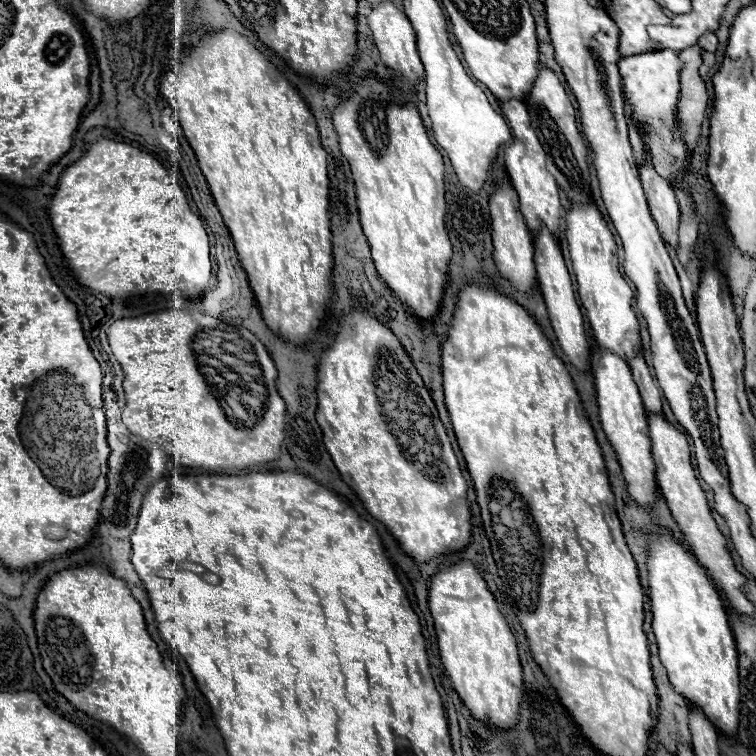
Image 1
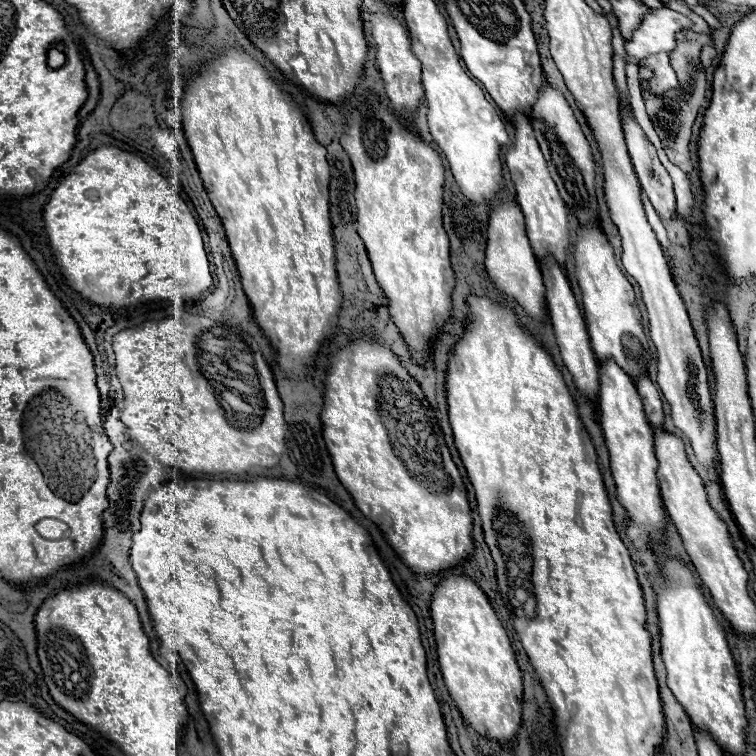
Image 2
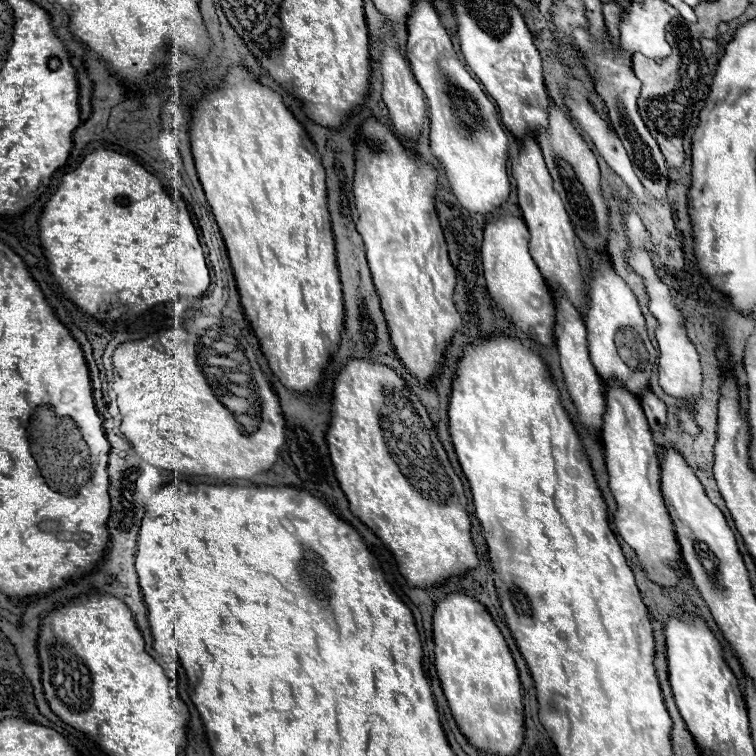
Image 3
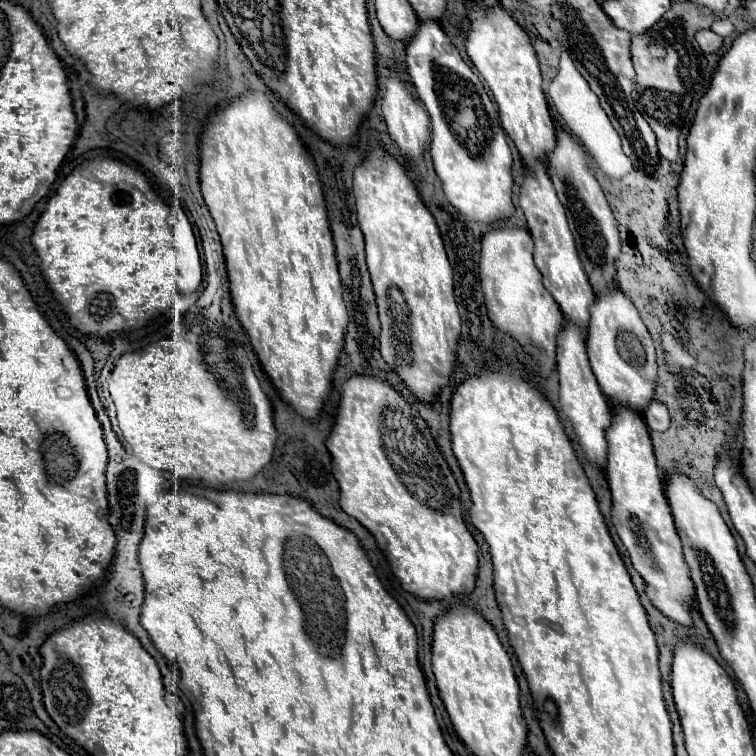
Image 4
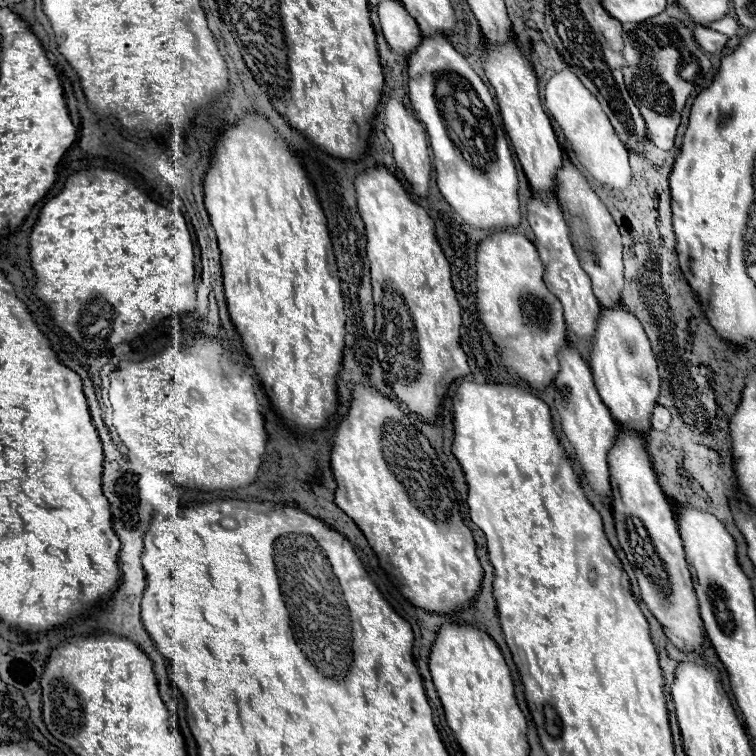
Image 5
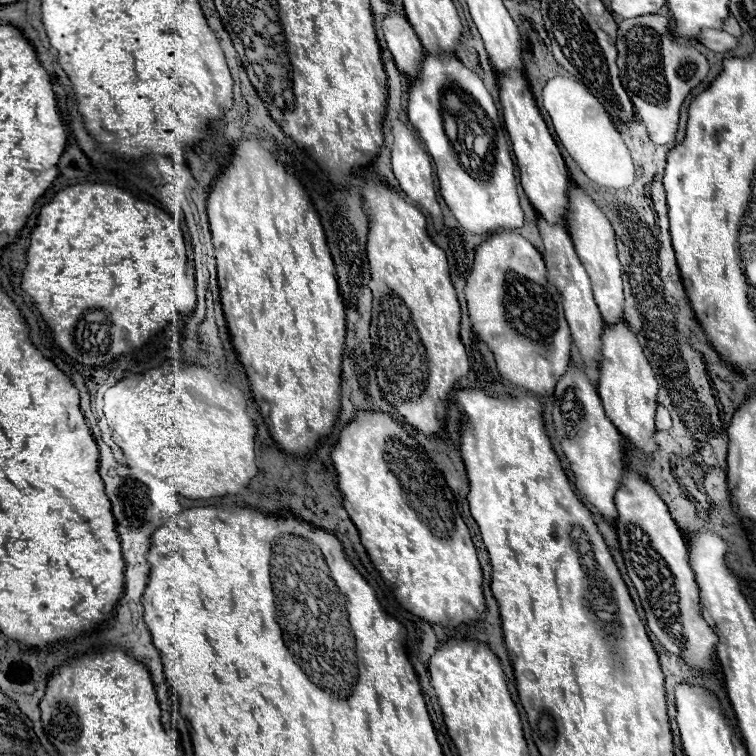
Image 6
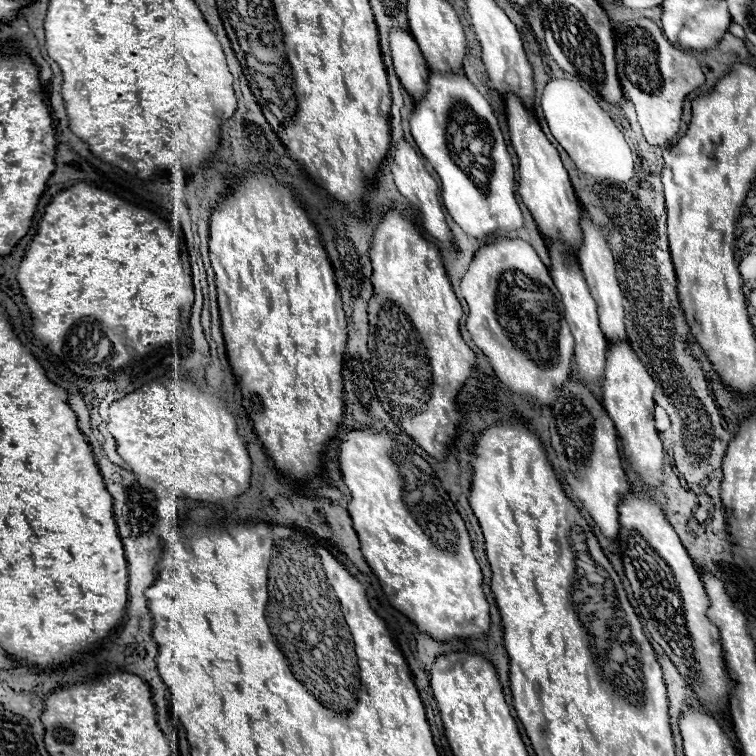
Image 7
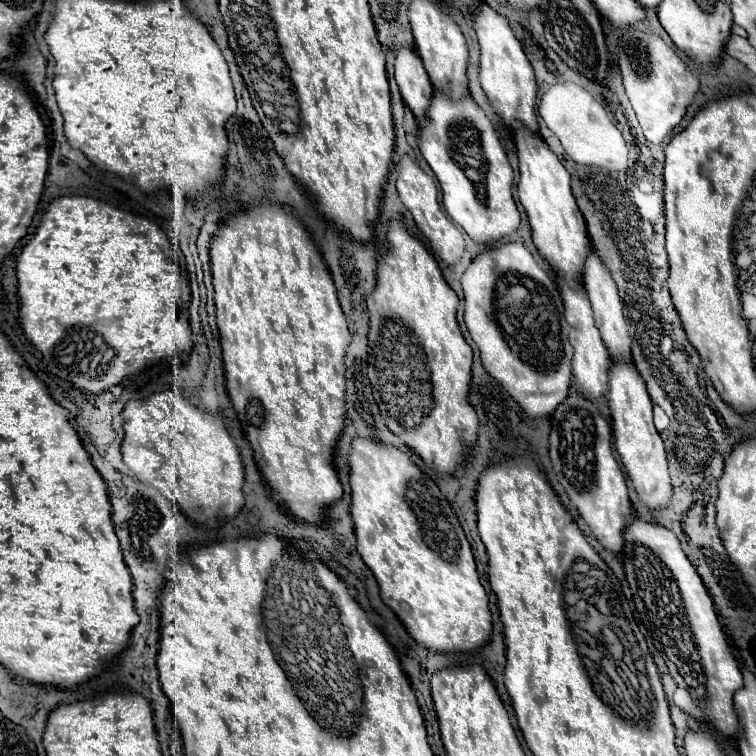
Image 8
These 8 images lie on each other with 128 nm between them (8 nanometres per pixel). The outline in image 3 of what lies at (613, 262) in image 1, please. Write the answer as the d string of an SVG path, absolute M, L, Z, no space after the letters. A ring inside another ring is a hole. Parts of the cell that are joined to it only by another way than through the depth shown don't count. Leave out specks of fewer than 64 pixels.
M602 262L600 264L600 270L592 274L590 278L590 294L588 294L588 314L584 318L586 322L586 328L588 328L588 346L590 346L590 360L596 368L596 372L600 374L600 378L604 382L620 382L628 392L640 396L642 390L648 388L648 382L650 382L650 376L652 376L652 362L650 366L640 372L640 370L632 370L628 368L618 352L616 352L616 346L614 346L614 336L616 336L616 330L620 326L630 326L634 328L646 342L648 350L654 354L652 350L652 344L648 340L648 334L646 334L646 324L644 324L644 316L640 312L640 306L632 294L632 290L626 286L626 282L616 274L616 270L612 268L610 262Z

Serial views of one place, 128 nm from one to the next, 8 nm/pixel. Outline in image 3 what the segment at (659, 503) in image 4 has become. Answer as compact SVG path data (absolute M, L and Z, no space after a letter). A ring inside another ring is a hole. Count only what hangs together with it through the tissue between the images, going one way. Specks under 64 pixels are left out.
M616 382L606 384L602 444L610 476L610 490L618 506L618 510L614 512L618 534L630 548L634 548L642 570L652 582L666 588L678 586L680 576L676 574L676 570L680 560L680 546L660 492L660 460L656 456L656 444L652 442L652 432L648 428L648 422L644 420L638 398L620 388L620 384Z

